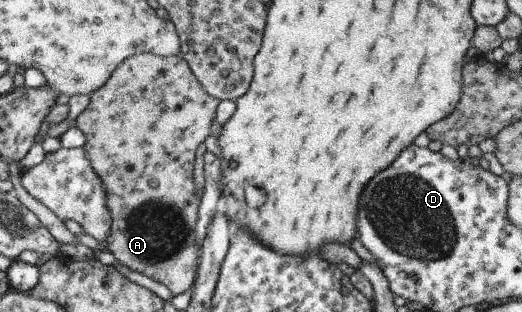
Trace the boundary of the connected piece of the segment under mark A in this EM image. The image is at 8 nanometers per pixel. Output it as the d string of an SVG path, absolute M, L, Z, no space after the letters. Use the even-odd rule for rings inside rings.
M139 53L126 58L117 65L117 68L109 75L105 84L101 88L94 90L89 95L89 103L84 110L78 114L73 122L73 126L77 127L81 134L85 137L85 144L83 144L83 152L93 169L93 172L101 179L103 190L105 190L105 206L109 210L111 217L111 226L109 234L105 237L106 248L117 262L127 266L129 270L135 270L144 274L145 276L163 284L171 294L181 294L188 290L192 283L197 270L197 246L195 245L194 226L197 220L197 206L201 194L195 194L195 182L193 182L193 157L197 146L207 138L210 134L209 126L213 122L216 115L216 106L218 100L209 96L201 88L197 78L193 76L188 64L183 60L179 54L175 56L162 57L151 53Z

